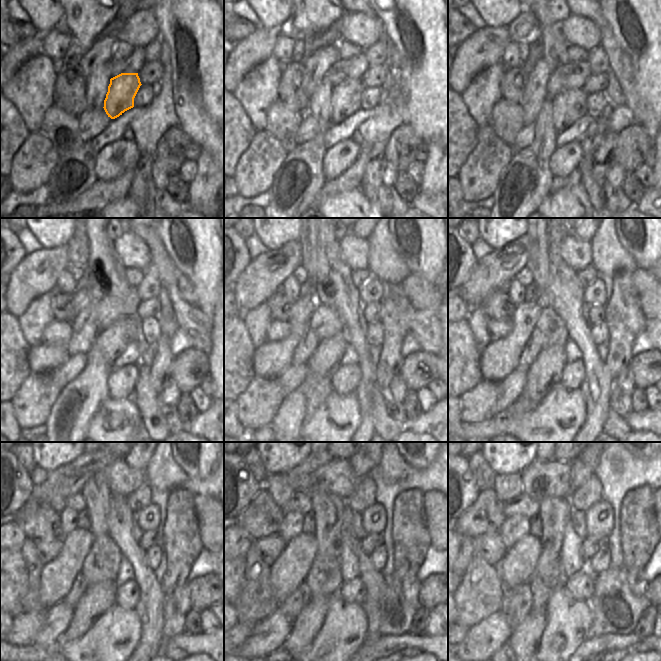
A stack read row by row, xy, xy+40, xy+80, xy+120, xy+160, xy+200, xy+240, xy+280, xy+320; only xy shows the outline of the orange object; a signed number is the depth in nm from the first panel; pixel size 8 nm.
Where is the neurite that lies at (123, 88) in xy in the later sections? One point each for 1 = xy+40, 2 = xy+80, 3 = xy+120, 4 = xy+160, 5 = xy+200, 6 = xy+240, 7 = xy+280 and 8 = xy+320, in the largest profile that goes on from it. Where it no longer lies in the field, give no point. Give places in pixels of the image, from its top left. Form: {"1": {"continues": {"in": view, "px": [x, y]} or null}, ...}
{"1": {"continues": {"in": "xy+40", "px": [345, 100]}}, "2": {"continues": {"in": "xy+80", "px": [568, 106]}}, "3": {"continues": {"in": "xy+120", "px": [112, 341]}}, "4": {"continues": {"in": "xy+160", "px": [326, 358]}}, "5": {"continues": {"in": "xy+200", "px": [546, 370]}}, "6": {"continues": {"in": "xy+240", "px": [99, 597]}}, "7": {"continues": {"in": "xy+280", "px": [305, 627]}}, "8": {"continues": {"in": "xy+320", "px": [525, 639]}}}

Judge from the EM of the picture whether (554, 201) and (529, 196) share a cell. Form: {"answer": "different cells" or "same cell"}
{"answer": "different cells"}

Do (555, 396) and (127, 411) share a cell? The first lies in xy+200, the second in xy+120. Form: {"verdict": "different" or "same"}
{"verdict": "same"}

